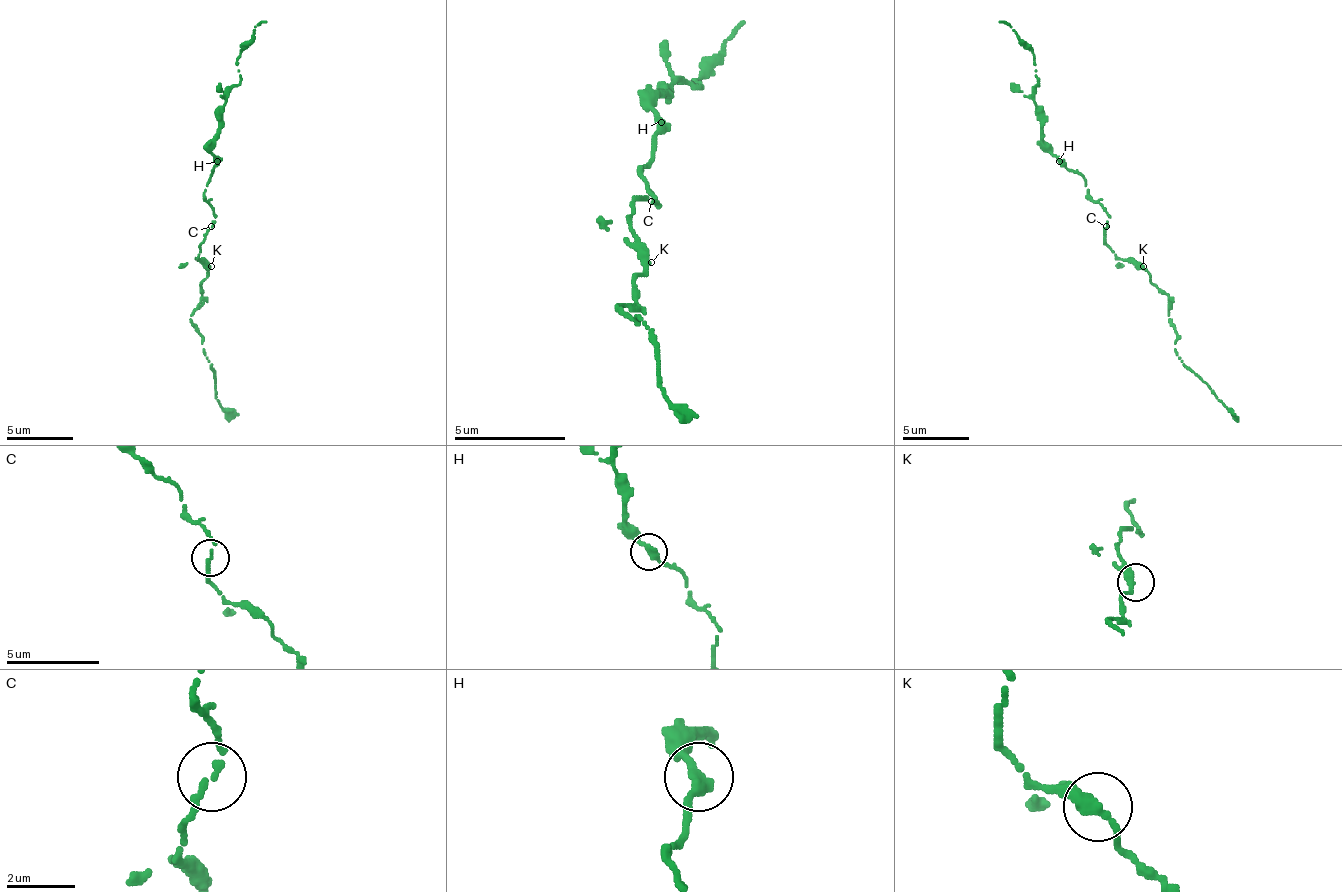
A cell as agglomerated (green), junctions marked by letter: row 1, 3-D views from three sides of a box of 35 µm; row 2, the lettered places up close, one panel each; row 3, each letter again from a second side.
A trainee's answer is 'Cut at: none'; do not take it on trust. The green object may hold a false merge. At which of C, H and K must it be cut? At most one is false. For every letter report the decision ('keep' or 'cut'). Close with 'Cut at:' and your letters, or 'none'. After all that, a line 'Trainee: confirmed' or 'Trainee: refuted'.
C: keep
H: keep
K: keep
Cut at: none
Trainee: confirmed

